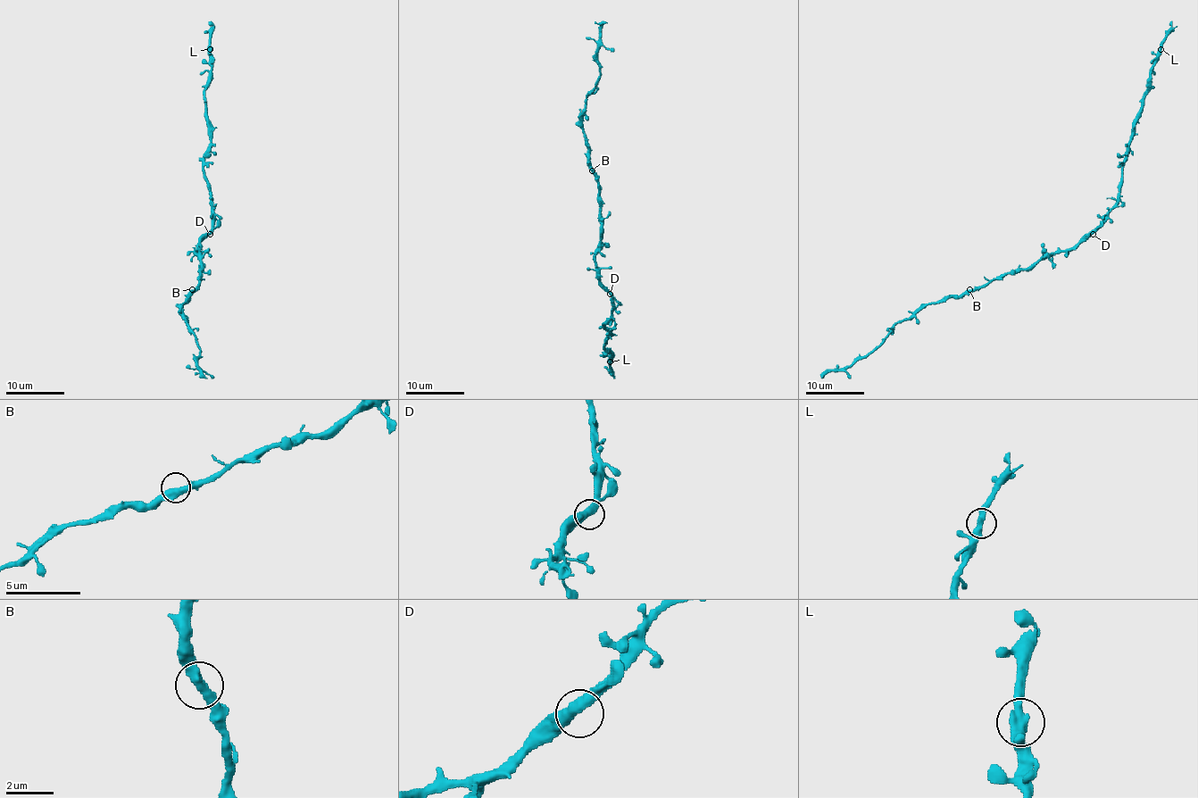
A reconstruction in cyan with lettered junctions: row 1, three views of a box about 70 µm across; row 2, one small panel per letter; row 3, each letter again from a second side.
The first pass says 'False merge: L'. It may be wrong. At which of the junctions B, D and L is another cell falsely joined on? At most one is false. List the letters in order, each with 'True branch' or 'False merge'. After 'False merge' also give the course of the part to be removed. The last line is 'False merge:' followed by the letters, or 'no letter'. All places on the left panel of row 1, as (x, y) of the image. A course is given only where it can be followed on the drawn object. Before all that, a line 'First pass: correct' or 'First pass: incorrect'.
First pass: incorrect
B: True branch
D: True branch
L: True branch
False merge: no letter

